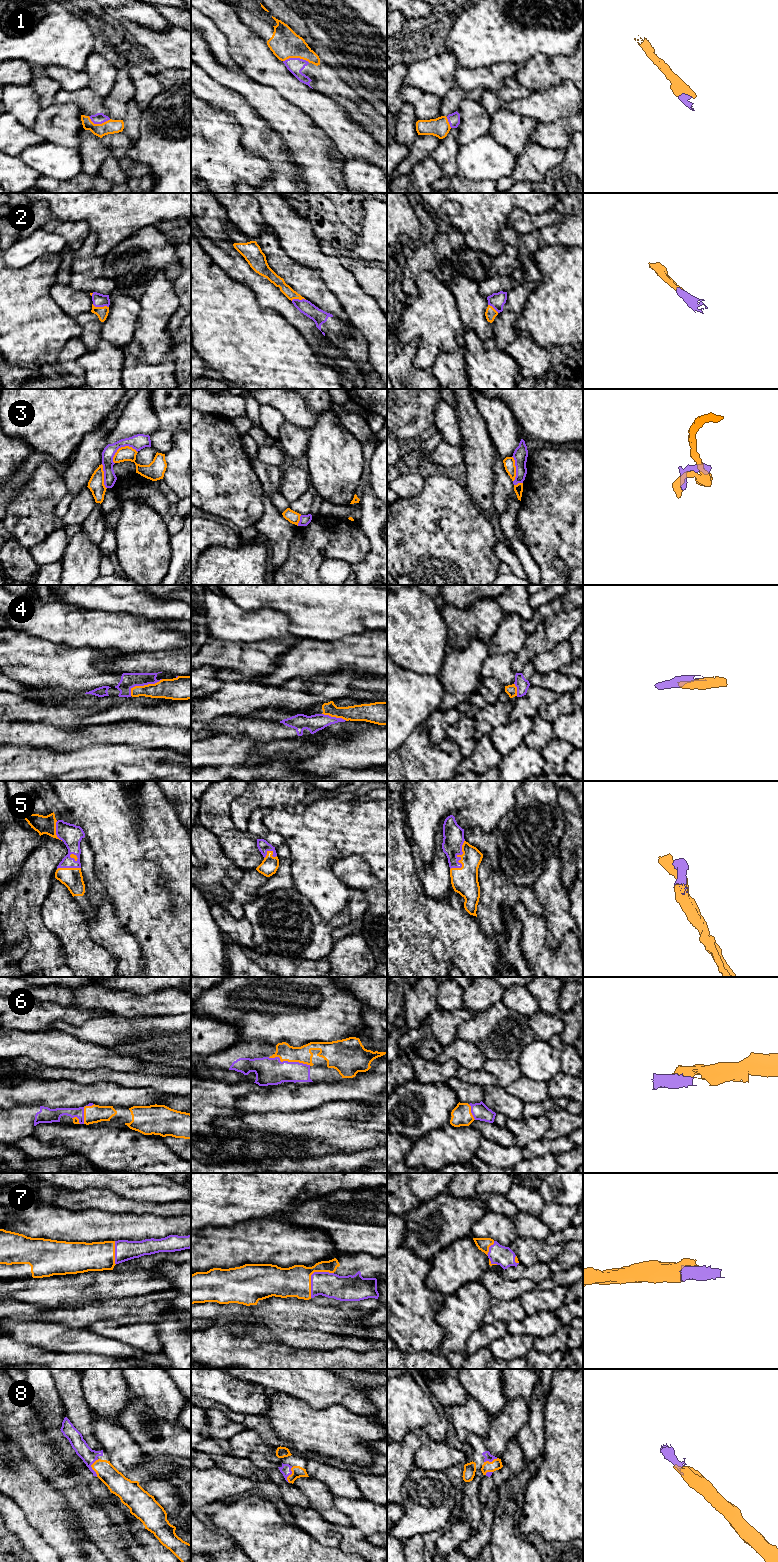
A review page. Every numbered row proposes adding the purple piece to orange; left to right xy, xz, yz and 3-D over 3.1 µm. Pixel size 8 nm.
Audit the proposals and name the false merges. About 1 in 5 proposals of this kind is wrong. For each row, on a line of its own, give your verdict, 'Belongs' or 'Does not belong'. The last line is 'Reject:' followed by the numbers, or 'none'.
1: Belongs
2: Belongs
3: Does not belong
4: Belongs
5: Belongs
6: Belongs
7: Belongs
8: Belongs
Reject: 3

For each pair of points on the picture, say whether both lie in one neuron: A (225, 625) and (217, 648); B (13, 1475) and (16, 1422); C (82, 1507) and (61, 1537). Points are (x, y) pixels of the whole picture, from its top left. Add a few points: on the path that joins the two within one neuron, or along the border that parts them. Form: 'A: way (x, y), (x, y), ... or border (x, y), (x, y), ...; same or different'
A: border (207, 642), (240, 644), (242, 646); different
B: border (10, 1439), (21, 1448), (23, 1456), (30, 1461); different
C: border (63, 1495), (81, 1518), (81, 1525), (87, 1535); different

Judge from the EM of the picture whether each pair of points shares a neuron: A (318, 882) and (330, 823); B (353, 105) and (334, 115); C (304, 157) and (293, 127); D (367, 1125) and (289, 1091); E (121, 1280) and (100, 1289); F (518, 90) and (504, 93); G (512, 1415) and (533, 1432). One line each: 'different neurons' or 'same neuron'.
A: same neuron
B: different neurons
C: same neuron
D: different neurons
E: same neuron
F: same neuron
G: different neurons

